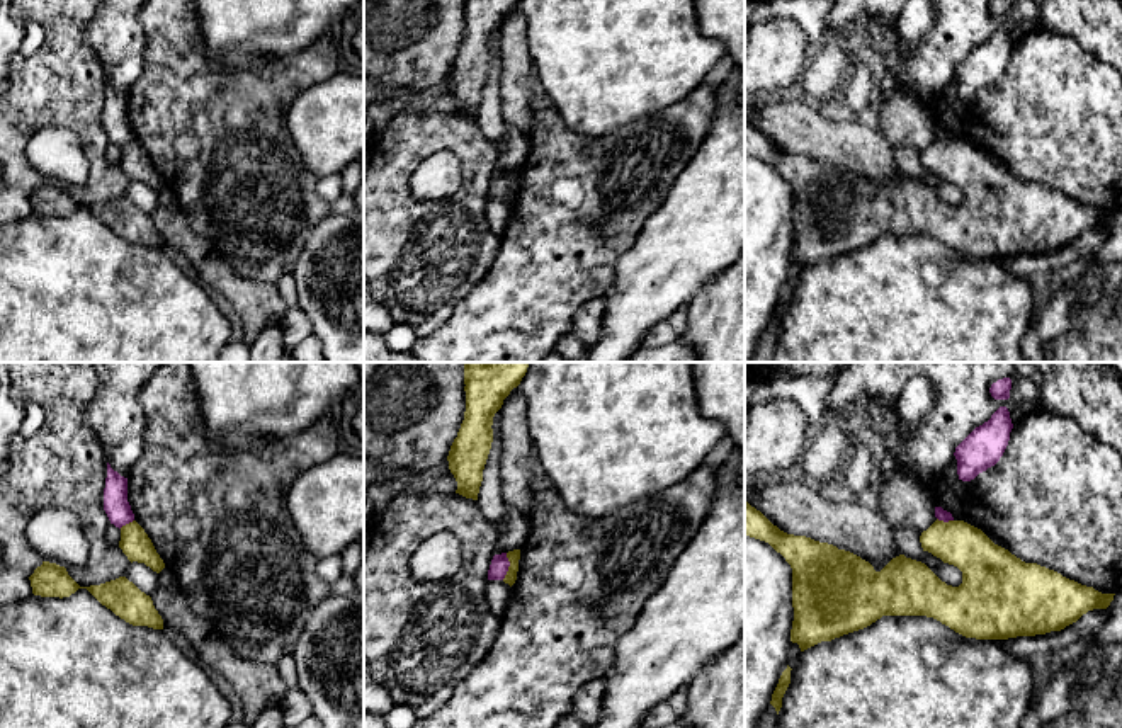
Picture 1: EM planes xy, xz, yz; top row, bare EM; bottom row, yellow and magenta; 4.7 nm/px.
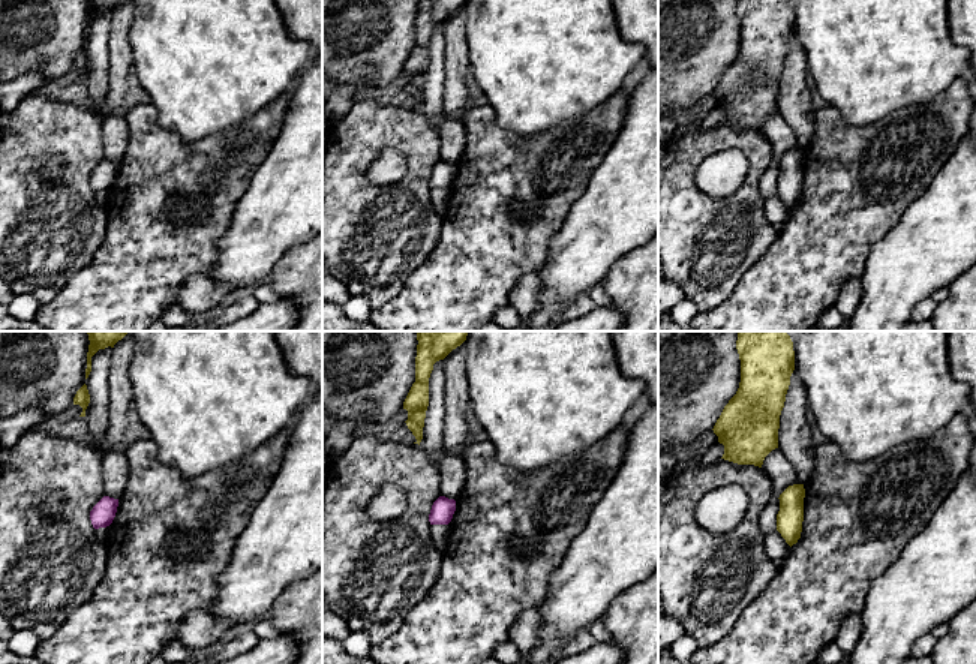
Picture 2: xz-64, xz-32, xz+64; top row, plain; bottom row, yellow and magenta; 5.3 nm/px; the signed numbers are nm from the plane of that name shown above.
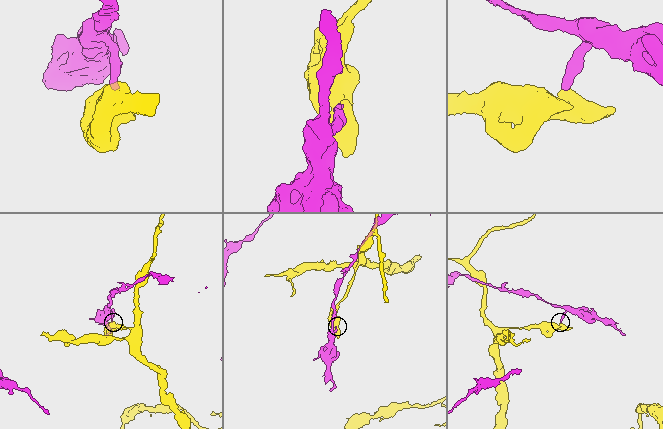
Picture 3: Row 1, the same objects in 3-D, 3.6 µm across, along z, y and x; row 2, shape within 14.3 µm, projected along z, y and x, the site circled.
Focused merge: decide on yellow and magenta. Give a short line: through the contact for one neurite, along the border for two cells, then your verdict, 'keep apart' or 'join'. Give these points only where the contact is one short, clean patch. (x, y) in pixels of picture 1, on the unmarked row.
xz (507, 172), (509, 184), (502, 198) | keep apart

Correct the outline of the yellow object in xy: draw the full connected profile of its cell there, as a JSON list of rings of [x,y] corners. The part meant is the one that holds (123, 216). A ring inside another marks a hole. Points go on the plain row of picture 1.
[[[42,180],[29,196],[32,213],[41,216],[70,216],[78,208],[87,208],[102,225],[133,245],[148,245],[163,248],[163,238],[153,225],[150,214],[141,211],[126,196],[116,199],[80,206],[65,185]]]

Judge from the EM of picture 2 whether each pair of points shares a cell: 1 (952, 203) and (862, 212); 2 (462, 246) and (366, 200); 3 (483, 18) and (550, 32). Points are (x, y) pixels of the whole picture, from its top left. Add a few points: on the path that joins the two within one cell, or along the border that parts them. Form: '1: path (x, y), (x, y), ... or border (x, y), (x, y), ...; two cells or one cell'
1: border (931, 182), (885, 234); two cells
2: border (444, 216), (441, 237), (420, 266); two cells
3: path (499, 18), (531, 18), (534, 21); one cell

